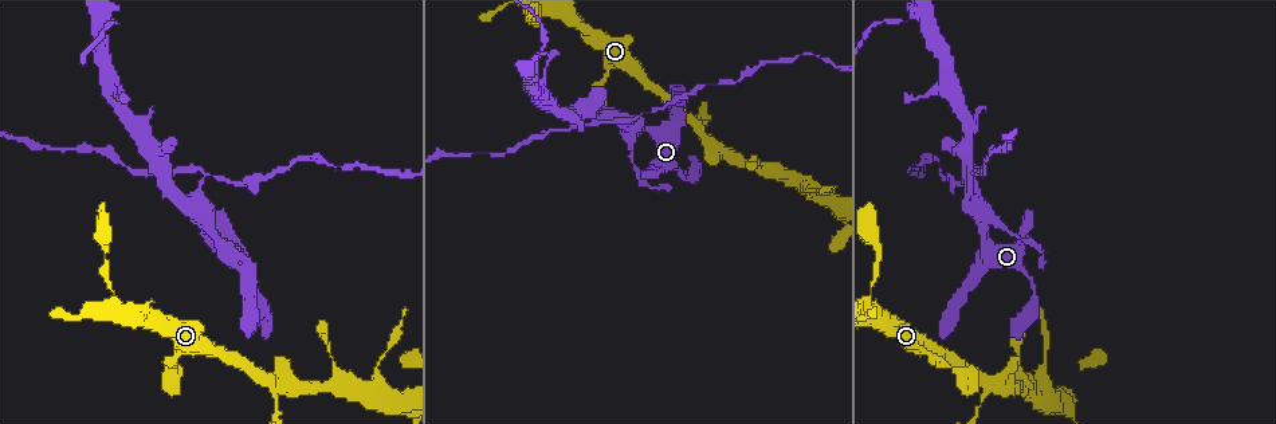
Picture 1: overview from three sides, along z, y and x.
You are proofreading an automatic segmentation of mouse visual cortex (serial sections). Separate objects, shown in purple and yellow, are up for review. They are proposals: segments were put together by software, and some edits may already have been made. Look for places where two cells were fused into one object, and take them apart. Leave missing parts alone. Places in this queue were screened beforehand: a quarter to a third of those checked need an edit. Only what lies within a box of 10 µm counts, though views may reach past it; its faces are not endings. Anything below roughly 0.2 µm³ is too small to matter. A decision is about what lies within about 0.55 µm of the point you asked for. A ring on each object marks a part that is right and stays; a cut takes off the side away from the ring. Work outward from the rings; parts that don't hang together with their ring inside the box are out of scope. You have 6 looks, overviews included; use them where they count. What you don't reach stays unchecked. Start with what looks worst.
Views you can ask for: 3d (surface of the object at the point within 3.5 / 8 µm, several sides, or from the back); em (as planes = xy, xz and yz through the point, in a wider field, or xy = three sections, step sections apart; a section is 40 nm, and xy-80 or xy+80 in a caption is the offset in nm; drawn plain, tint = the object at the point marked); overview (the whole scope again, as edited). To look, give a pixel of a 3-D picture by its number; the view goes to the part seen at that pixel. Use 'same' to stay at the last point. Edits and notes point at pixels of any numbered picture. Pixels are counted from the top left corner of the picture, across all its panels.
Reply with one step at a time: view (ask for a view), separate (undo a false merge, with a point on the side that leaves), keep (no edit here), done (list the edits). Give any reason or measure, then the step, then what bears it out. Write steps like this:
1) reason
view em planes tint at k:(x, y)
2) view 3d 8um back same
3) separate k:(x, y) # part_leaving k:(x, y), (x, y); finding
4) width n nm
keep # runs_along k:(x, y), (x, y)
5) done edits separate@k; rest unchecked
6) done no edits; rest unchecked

thin arm on a thick one
view 3d 3.5um at 1:(975, 166)

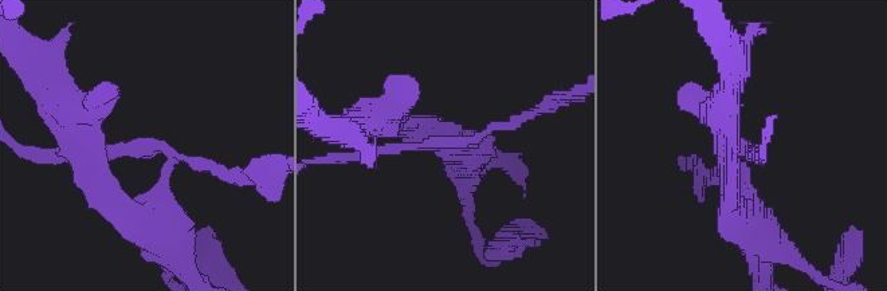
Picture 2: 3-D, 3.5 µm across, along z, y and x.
arms 3; arm_widths 150, 150, 350 nm
view em xy step 3 tint at 2:(743, 147)

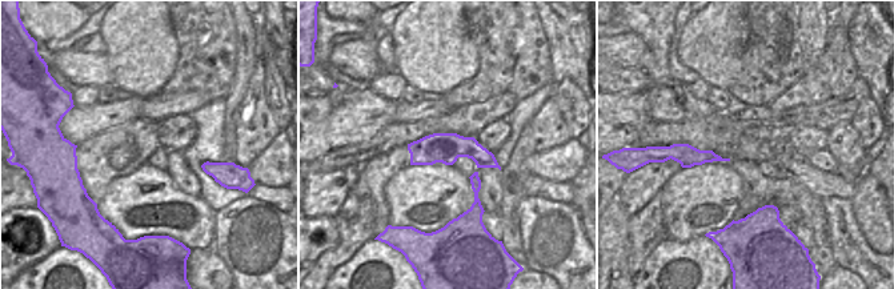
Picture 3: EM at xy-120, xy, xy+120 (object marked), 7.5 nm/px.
view em planes tint same

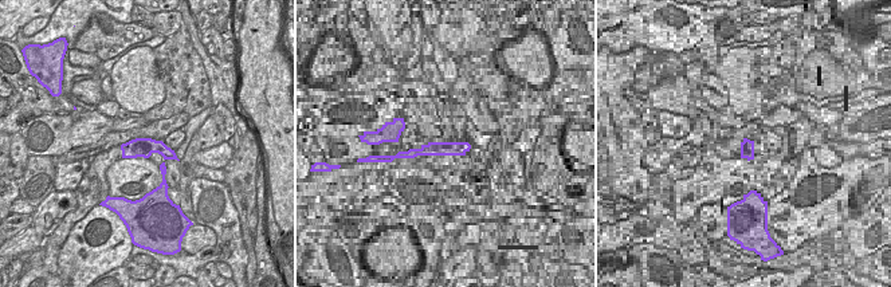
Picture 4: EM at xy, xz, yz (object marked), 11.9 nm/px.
separate 2:(118, 153) # part_leaving 2:(177, 158), (239, 180), (273, 166); a second cell is stuck on

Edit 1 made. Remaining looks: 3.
a fork
view 3d 3.5um at 1:(276, 384)

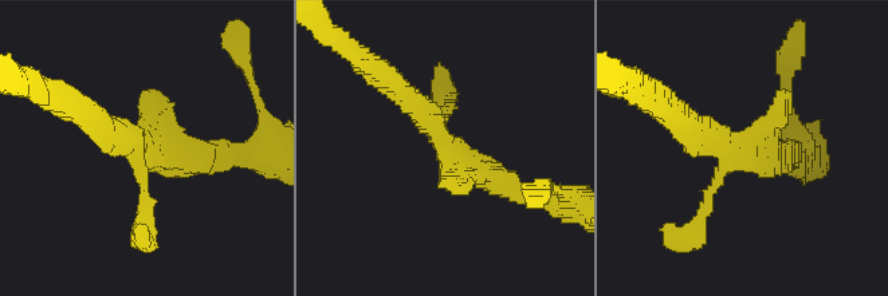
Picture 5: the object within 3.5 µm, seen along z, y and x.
now the EM
view em xy step 1 tint at 5:(437, 138)

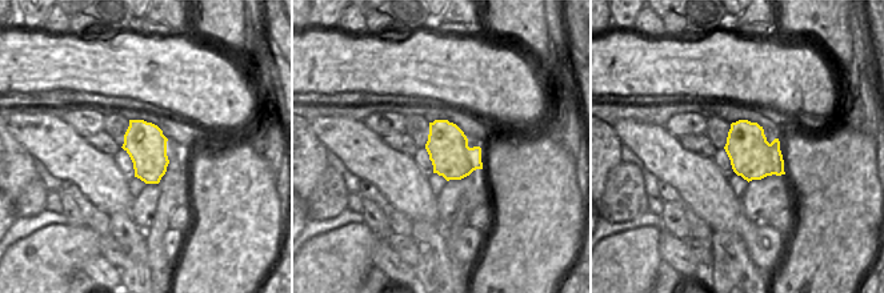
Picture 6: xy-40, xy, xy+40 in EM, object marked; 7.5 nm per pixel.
keep # runs_along 5:(385, 77), (451, 153), (509, 186); one cell here

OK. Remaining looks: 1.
done edits separate@2; rest unchecked

